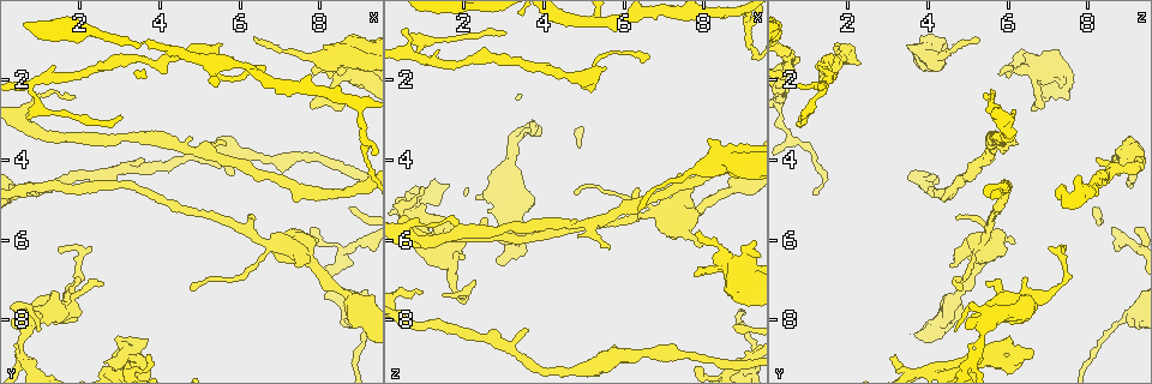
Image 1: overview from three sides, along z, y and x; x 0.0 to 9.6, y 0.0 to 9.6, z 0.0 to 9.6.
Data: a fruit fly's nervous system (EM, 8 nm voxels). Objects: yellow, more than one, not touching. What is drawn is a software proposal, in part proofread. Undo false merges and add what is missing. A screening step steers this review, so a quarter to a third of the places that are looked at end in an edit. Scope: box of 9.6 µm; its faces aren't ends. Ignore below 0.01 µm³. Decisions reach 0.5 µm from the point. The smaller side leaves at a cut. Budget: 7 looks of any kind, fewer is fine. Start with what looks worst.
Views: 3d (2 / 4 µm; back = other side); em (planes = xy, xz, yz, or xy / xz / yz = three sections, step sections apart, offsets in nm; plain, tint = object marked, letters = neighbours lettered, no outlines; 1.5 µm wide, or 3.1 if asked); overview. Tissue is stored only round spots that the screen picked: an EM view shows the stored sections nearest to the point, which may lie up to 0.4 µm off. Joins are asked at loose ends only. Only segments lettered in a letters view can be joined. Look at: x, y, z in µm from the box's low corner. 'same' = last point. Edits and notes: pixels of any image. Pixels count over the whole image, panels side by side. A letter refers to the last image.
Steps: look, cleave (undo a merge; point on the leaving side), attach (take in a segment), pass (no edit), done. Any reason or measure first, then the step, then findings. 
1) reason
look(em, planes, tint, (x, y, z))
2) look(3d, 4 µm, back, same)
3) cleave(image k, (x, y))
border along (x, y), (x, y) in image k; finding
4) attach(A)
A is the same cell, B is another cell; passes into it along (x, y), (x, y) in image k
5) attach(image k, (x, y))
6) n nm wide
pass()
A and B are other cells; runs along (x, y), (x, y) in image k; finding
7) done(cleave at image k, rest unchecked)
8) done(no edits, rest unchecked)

tapers out
look(em, xz, step 4, tint, (7.90, 1.80, 5.75))

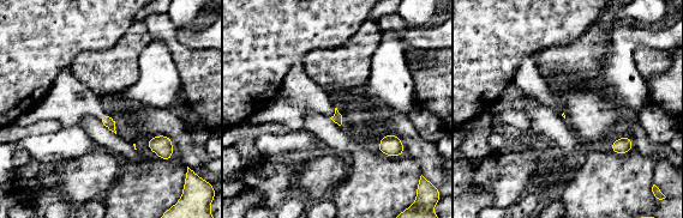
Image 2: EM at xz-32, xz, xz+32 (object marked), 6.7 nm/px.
look(em, xz, step 4, letters, same)

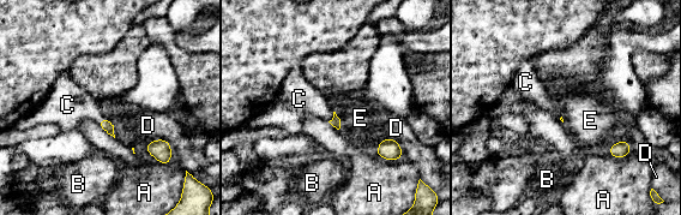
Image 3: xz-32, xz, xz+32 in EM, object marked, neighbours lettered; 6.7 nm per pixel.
attach(C)
C is the same cell, A, B, D and E are other cells; the cell continues

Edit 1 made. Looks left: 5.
free end
look(3d, 2 µm, back, (8.00, 6.00, 6.10))

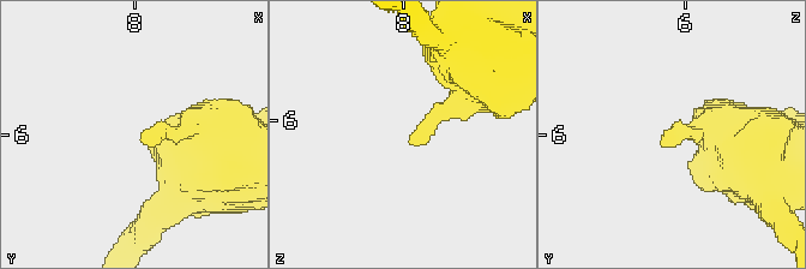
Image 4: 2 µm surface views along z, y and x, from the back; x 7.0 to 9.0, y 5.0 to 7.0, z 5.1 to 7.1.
look(em, planes, letters, (7.96, 5.98, 6.12))

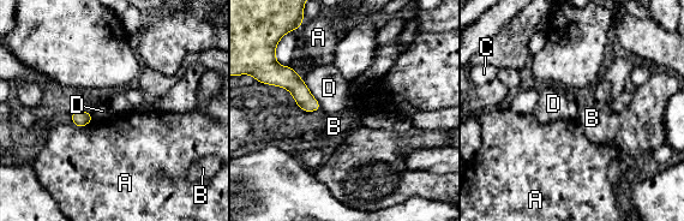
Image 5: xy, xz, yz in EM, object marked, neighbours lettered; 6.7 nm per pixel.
D touches over 360 nm
pass()
A, B, C and D are other cells; runs along (268, 59), (312, 105), (317, 106) in image 5; none of them fits

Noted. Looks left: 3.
thin end
look(3d, 4 µm, (3.65, 8.90, 3.15))

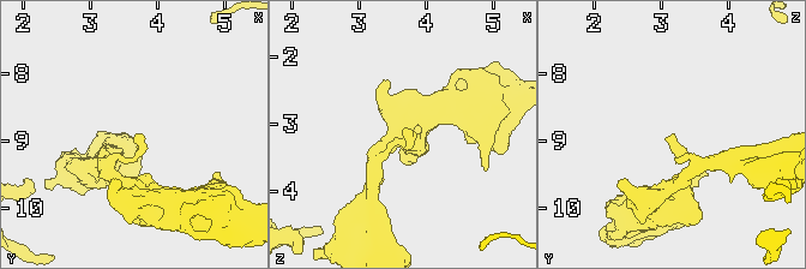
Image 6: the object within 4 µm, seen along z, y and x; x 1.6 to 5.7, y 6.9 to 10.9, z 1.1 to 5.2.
look(em, planes, letters, (3.70, 8.90, 3.15))

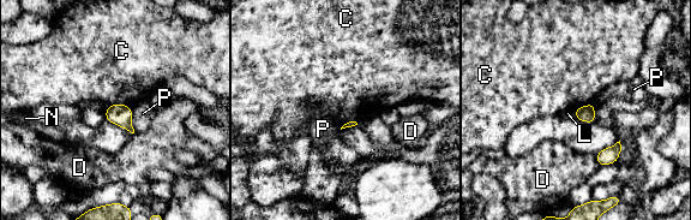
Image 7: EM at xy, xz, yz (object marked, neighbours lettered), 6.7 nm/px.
C touches over 170 nm
pass()
C, D, L, N and P are other cells; no lettered segment goes on from it

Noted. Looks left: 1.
done(attach at image 3, rest unchecked)

